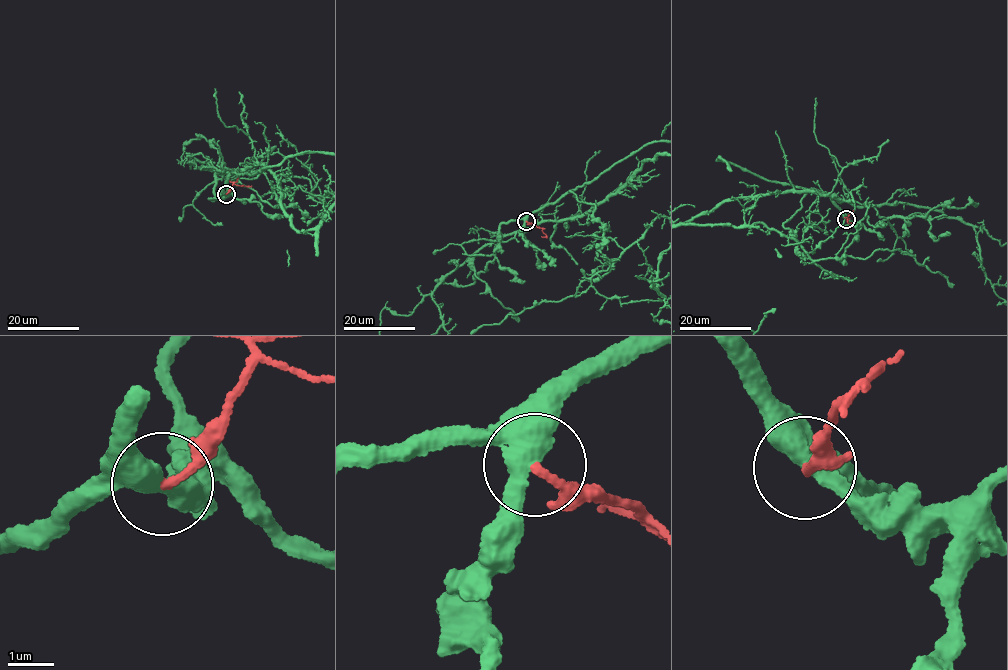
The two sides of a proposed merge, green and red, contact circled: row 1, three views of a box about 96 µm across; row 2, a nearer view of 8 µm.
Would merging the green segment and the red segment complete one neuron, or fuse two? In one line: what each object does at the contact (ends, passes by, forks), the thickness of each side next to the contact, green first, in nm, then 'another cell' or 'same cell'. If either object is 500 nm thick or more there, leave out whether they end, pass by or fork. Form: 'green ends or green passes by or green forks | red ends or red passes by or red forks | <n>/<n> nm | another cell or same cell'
green passes by | red ends | 480/160 nm | another cell

